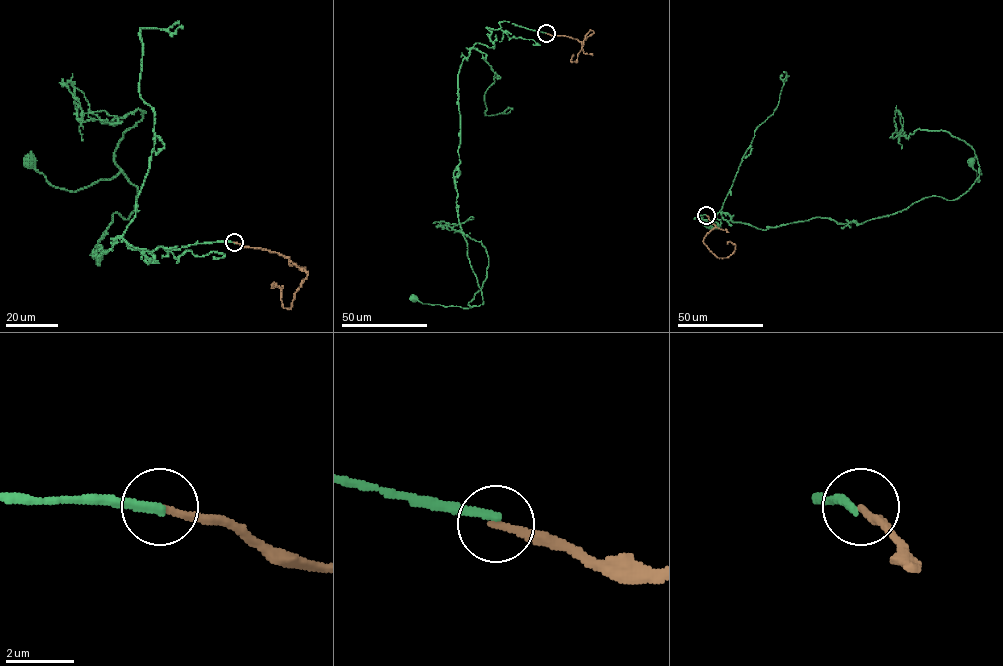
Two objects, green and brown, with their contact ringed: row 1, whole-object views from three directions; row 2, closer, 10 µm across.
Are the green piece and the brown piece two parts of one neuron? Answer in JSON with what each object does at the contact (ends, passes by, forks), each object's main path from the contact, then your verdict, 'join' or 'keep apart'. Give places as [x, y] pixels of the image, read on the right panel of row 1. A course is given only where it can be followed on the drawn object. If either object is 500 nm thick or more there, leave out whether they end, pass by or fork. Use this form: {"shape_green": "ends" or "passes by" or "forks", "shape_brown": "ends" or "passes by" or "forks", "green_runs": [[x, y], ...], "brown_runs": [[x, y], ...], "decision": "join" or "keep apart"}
{"shape_green": "ends", "shape_brown": "ends", "green_runs": [[706, 215], [709, 228], [720, 211], [766, 230], [863, 223], [958, 198], [979, 181], [971, 161]], "brown_runs": [[706, 215], [715, 227], [706, 234], [703, 243], [719, 258], [728, 257], [734, 251], [734, 244], [727, 244]], "decision": "keep apart"}

